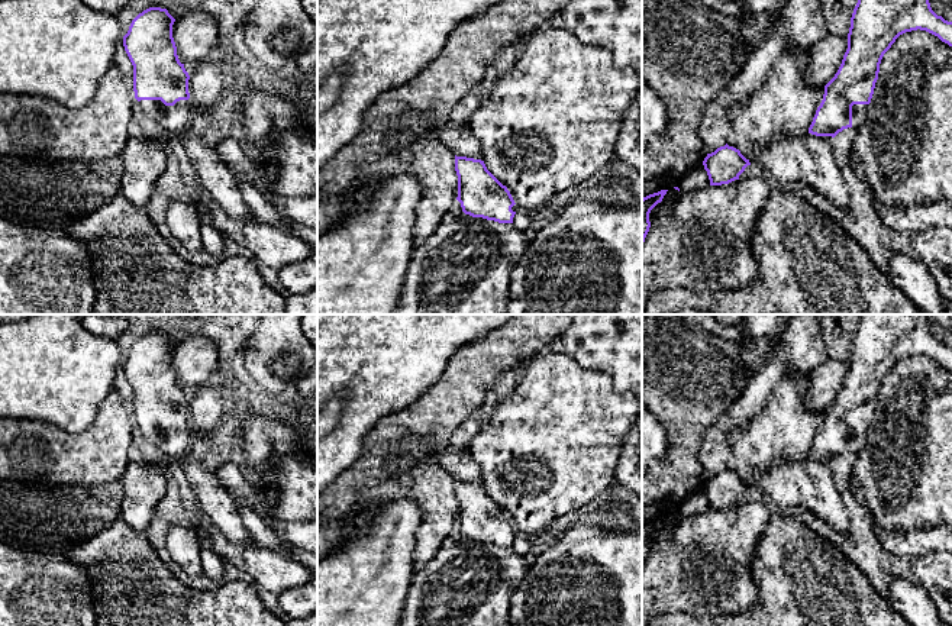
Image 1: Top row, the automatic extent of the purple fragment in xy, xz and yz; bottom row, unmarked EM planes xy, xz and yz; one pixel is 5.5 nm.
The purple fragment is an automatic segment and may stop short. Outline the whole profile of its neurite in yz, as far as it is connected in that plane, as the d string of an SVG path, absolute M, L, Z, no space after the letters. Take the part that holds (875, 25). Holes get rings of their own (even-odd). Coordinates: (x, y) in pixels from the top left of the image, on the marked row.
M858 0L848 49L838 72L824 85L809 133L835 138L848 128L859 130L868 119L884 54L900 35L917 29L952 46L952 22L938 16L929 0Z

